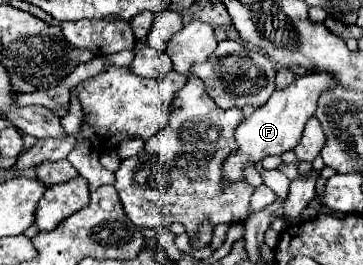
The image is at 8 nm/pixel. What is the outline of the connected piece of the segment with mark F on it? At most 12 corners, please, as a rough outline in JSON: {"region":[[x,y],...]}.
{"region":[[333,74],[299,76],[239,124],[223,166],[243,180],[249,162],[299,142]]}

